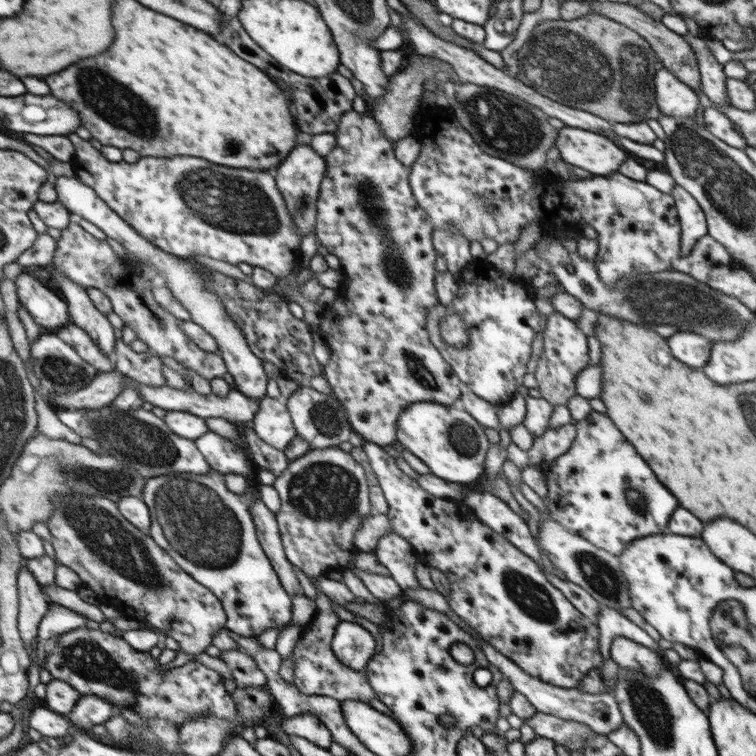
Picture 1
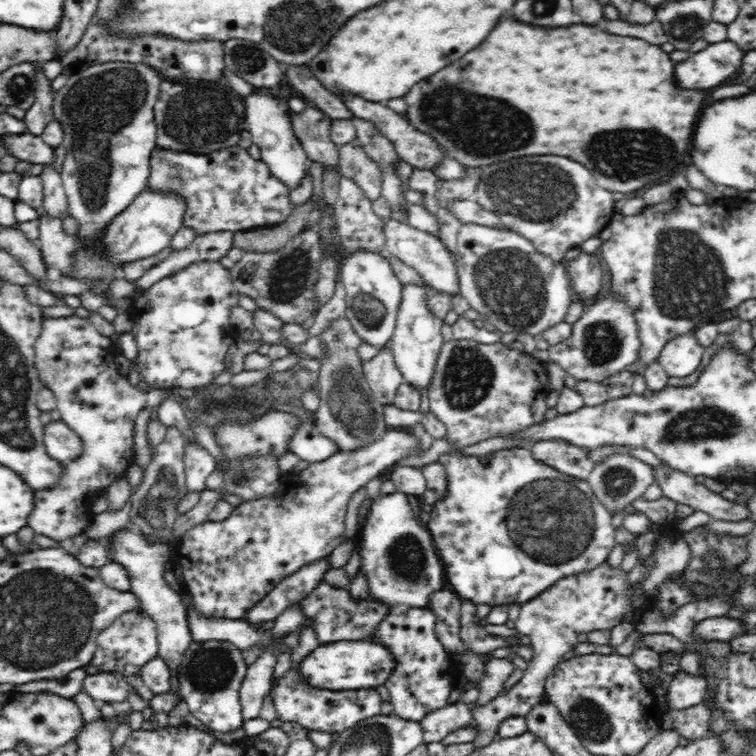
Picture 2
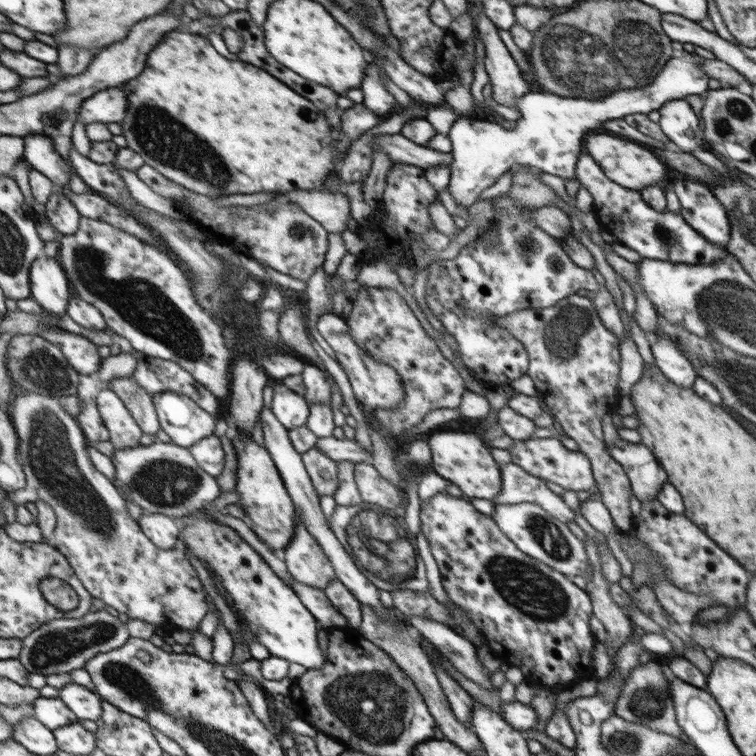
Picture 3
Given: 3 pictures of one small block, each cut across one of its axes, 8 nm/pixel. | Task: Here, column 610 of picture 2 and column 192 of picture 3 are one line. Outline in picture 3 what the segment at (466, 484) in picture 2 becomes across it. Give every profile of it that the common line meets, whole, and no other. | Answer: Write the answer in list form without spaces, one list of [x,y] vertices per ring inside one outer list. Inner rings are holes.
[[[209,505],[181,518],[179,547],[184,541],[231,594],[235,607],[241,612],[240,623],[248,622],[256,640],[265,646],[270,656],[286,659],[289,663],[320,669],[327,658],[318,646],[319,623],[304,606],[300,597],[286,585],[262,557],[233,529],[210,517]]]

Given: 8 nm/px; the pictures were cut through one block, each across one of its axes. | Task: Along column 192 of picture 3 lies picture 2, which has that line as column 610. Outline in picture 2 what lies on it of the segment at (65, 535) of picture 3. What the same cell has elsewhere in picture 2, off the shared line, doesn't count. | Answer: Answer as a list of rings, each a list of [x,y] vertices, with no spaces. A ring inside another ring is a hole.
[[[602,562],[600,566],[592,568],[592,570],[582,570],[578,574],[567,575],[566,578],[560,578],[558,582],[554,582],[552,586],[548,586],[542,594],[535,595],[534,598],[521,604],[518,618],[515,620],[515,629],[530,638],[531,647],[534,649],[534,655],[527,662],[527,669],[524,671],[523,677],[509,691],[503,695],[496,696],[483,705],[472,705],[471,713],[473,714],[475,723],[479,727],[478,736],[473,742],[473,748],[478,749],[482,746],[488,746],[490,742],[498,739],[496,730],[502,724],[502,720],[510,717],[526,716],[534,706],[540,704],[542,696],[545,694],[545,682],[548,676],[552,674],[556,665],[562,660],[565,653],[574,650],[577,646],[577,634],[581,632],[592,632],[592,630],[611,630],[620,624],[623,616],[628,613],[633,614],[635,608],[632,606],[632,591],[635,588],[627,589],[626,573],[622,573],[621,567],[610,567],[606,562]]]

